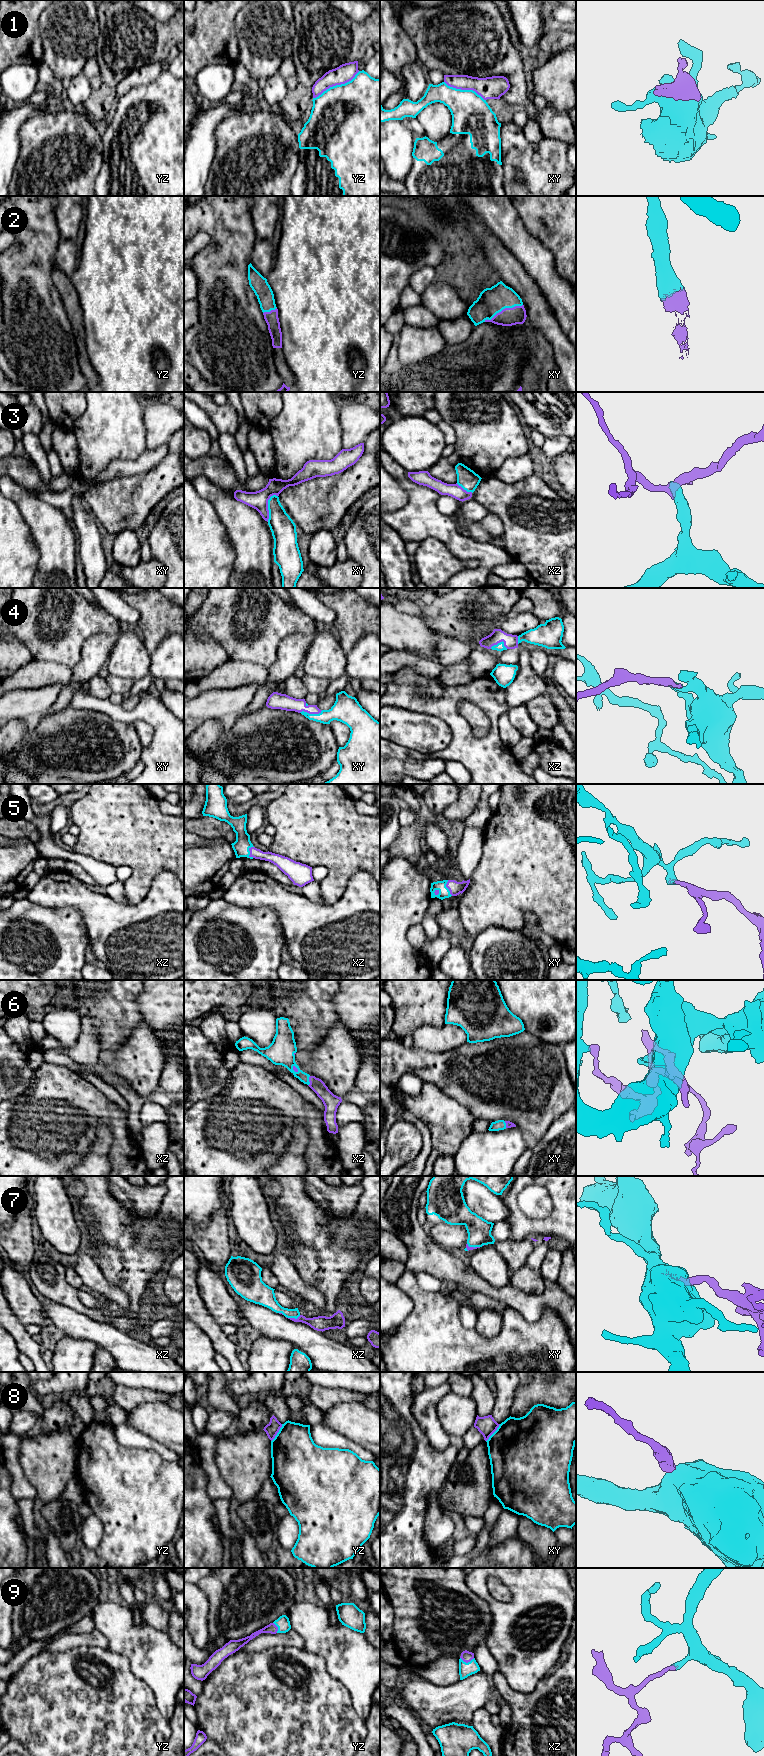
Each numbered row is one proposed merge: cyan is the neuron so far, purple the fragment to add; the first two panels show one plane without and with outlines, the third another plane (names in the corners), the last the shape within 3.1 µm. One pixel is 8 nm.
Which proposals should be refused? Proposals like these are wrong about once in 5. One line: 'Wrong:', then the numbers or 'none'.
Wrong: 1, 3, 8

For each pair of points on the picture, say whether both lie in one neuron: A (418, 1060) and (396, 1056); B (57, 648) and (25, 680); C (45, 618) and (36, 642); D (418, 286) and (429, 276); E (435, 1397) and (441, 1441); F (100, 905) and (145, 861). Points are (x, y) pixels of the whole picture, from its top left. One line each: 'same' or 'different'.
A: same
B: different
C: same
D: same
E: same
F: different

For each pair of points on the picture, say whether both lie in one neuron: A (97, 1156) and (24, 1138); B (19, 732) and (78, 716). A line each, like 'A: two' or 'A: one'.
A: two
B: two

